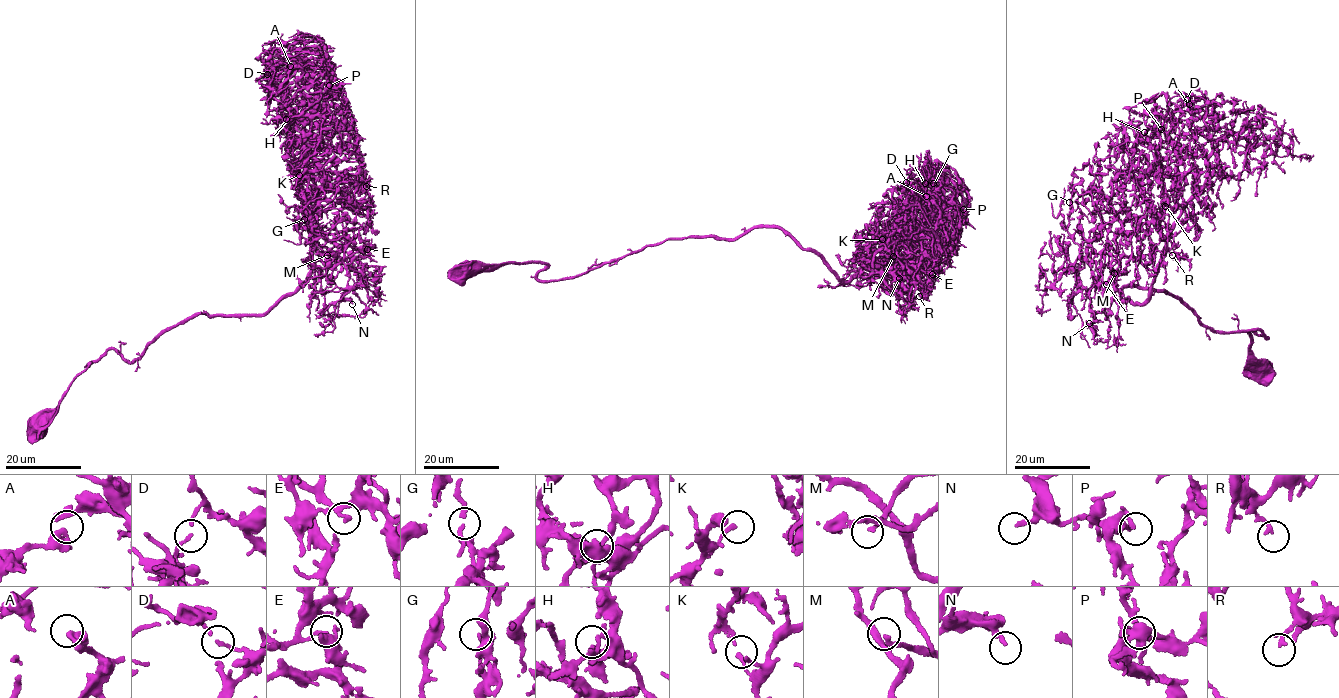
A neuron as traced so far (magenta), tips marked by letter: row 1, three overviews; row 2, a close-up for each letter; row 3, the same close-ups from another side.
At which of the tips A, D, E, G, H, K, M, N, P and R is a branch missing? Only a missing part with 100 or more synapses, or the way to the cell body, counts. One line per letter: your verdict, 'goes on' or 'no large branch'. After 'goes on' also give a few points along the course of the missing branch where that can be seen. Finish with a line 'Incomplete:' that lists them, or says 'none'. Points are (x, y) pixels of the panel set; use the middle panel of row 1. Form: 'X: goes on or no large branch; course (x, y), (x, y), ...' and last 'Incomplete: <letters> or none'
A: no large branch
D: no large branch
E: no large branch
G: no large branch
H: no large branch
K: no large branch
M: goes on; course (893, 256), (889, 259), (884, 256), (881, 263), (877, 258), (855, 256)
N: no large branch
P: no large branch
R: no large branch
Incomplete: M

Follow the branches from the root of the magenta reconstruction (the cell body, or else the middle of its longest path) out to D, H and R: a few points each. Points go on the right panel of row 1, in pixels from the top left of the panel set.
D: (1264, 372), (1260, 330), (1217, 331), (1160, 289), (1120, 303), (1149, 297), (1204, 189), (1211, 136), (1187, 99)
H: (1264, 372), (1260, 330), (1217, 331), (1160, 289), (1120, 303), (1149, 297), (1165, 242), (1144, 132)
R: (1264, 372), (1260, 330), (1217, 331), (1160, 289), (1120, 303), (1152, 291), (1153, 208), (1172, 255)

